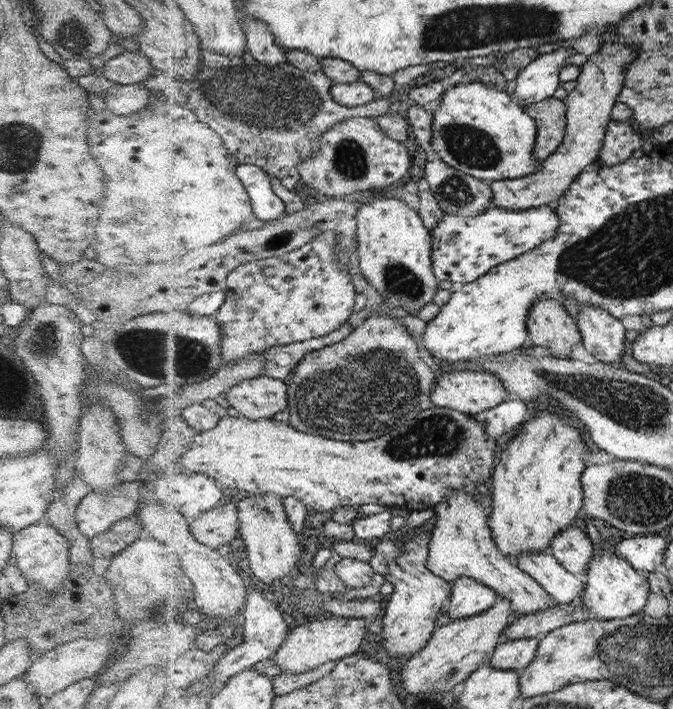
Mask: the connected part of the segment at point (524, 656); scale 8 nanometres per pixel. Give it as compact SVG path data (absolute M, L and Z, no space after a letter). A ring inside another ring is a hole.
M526 638L504 642L494 650L490 666L498 669L512 669L520 672L528 669L536 660L540 648L540 638Z

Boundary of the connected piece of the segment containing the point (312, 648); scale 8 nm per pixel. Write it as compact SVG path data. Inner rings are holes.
M334 617L293 626L288 641L282 645L280 653L274 656L274 666L282 670L282 674L299 675L320 668L330 660L340 660L359 653L360 646L368 634L368 619L353 617Z

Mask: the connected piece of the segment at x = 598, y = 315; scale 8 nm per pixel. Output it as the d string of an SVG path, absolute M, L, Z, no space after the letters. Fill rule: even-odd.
M582 305L578 313L582 342L596 361L620 364L626 329L619 318L594 305Z

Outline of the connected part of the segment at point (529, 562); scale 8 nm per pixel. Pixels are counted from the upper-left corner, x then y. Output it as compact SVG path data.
M534 551L522 553L516 558L515 563L526 574L537 579L545 591L554 596L560 605L567 605L574 600L580 600L585 589L582 580L575 574L568 572L551 552Z

